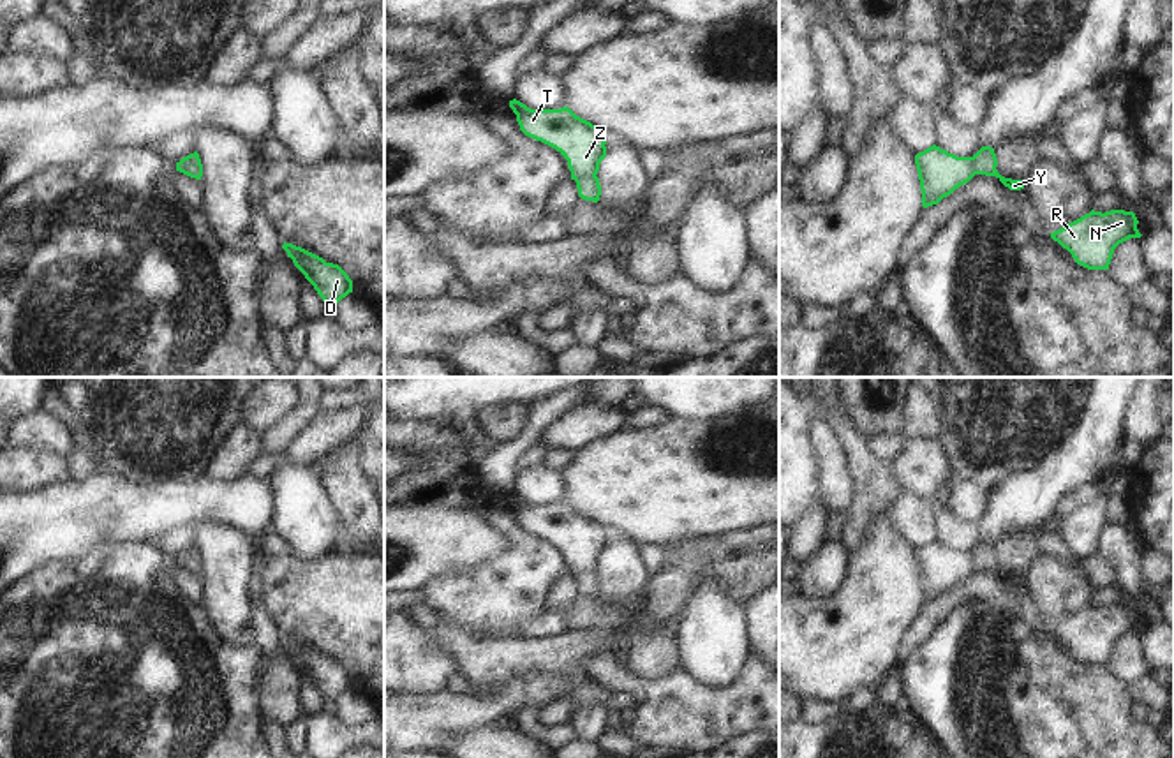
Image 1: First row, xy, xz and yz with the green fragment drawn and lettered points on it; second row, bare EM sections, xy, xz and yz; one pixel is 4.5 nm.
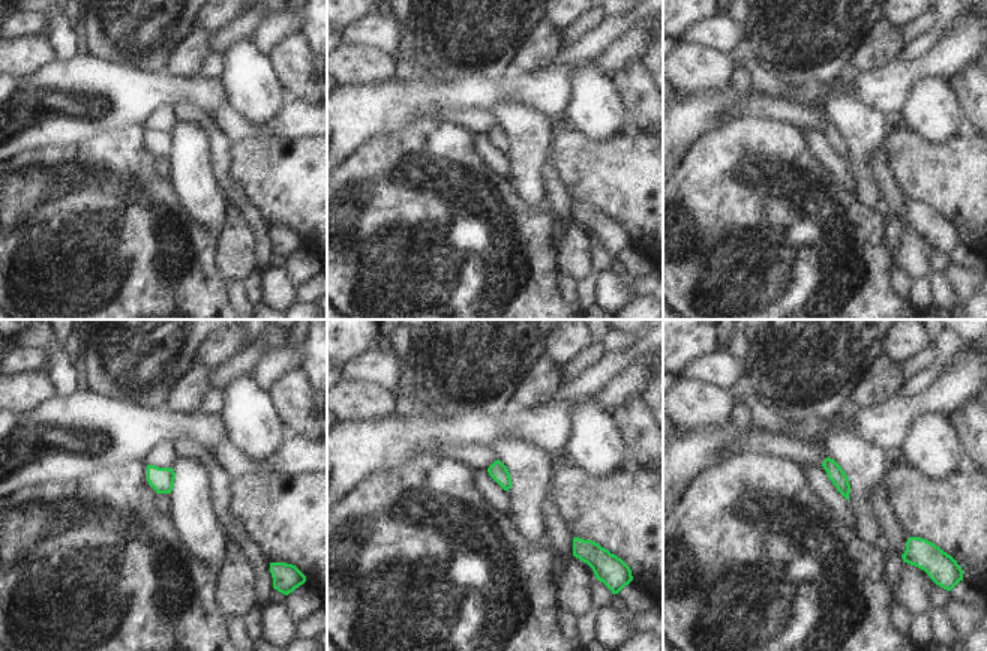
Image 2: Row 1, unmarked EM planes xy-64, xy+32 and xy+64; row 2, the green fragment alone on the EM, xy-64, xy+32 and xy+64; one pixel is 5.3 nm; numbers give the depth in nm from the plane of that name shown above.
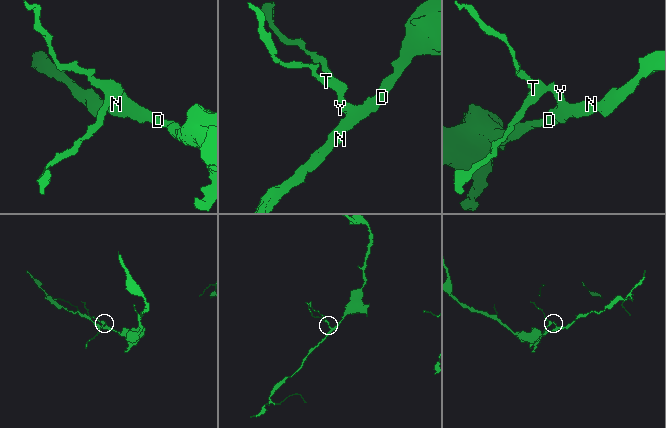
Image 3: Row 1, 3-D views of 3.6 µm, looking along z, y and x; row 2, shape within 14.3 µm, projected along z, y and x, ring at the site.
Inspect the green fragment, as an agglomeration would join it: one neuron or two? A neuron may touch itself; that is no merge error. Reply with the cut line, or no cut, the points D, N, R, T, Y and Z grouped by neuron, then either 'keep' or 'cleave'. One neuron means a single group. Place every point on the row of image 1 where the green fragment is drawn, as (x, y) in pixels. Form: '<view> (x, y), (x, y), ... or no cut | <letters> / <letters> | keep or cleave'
no cut | D N R T Y Z | keep

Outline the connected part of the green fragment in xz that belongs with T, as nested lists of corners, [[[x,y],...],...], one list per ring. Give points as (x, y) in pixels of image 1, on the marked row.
[[[513,99],[509,108],[525,136],[555,148],[568,160],[578,196],[598,203],[601,185],[596,175],[606,157],[606,130],[576,116],[568,106],[561,109],[531,109]]]

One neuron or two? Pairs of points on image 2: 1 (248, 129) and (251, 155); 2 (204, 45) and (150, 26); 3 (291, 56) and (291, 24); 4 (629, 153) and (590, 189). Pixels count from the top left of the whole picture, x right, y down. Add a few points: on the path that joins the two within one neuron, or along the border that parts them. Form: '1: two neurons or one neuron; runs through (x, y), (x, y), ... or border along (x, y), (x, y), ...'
1: two neurons; border along (284, 137), (252, 137), (231, 144)
2: two neurons; border along (197, 24), (177, 48), (167, 69)
3: two neurons; border along (302, 27), (284, 38), (269, 53)
4: one neuron; runs through (620, 162), (599, 180)

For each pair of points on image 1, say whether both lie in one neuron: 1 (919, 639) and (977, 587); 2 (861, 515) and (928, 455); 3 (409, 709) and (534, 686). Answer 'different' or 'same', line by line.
1: same
2: different
3: same

